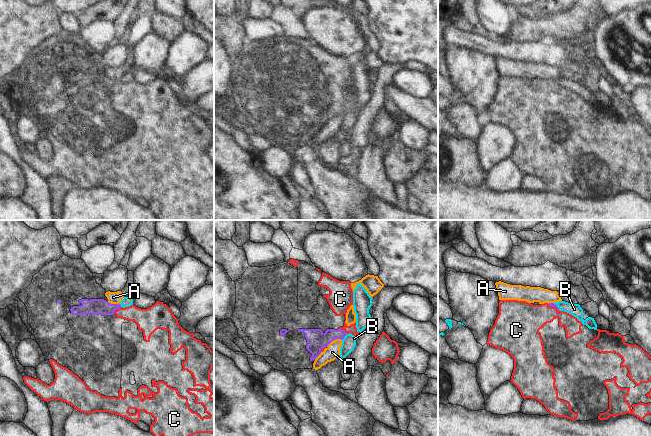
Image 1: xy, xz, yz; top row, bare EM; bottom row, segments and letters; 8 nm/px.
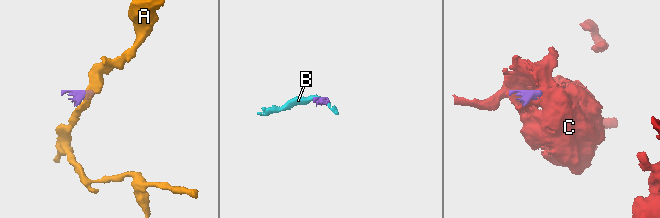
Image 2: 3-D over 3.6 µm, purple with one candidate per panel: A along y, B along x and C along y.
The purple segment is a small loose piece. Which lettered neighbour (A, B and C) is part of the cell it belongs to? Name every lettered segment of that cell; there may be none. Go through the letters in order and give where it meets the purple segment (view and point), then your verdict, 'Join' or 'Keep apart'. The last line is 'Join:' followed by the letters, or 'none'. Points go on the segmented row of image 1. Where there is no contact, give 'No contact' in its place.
A: Touches purple at xz (333, 340). Keep apart
B: Touches purple at xz (344, 336). Keep apart
C: Touches purple at xz (342, 330). Join
Join: C

